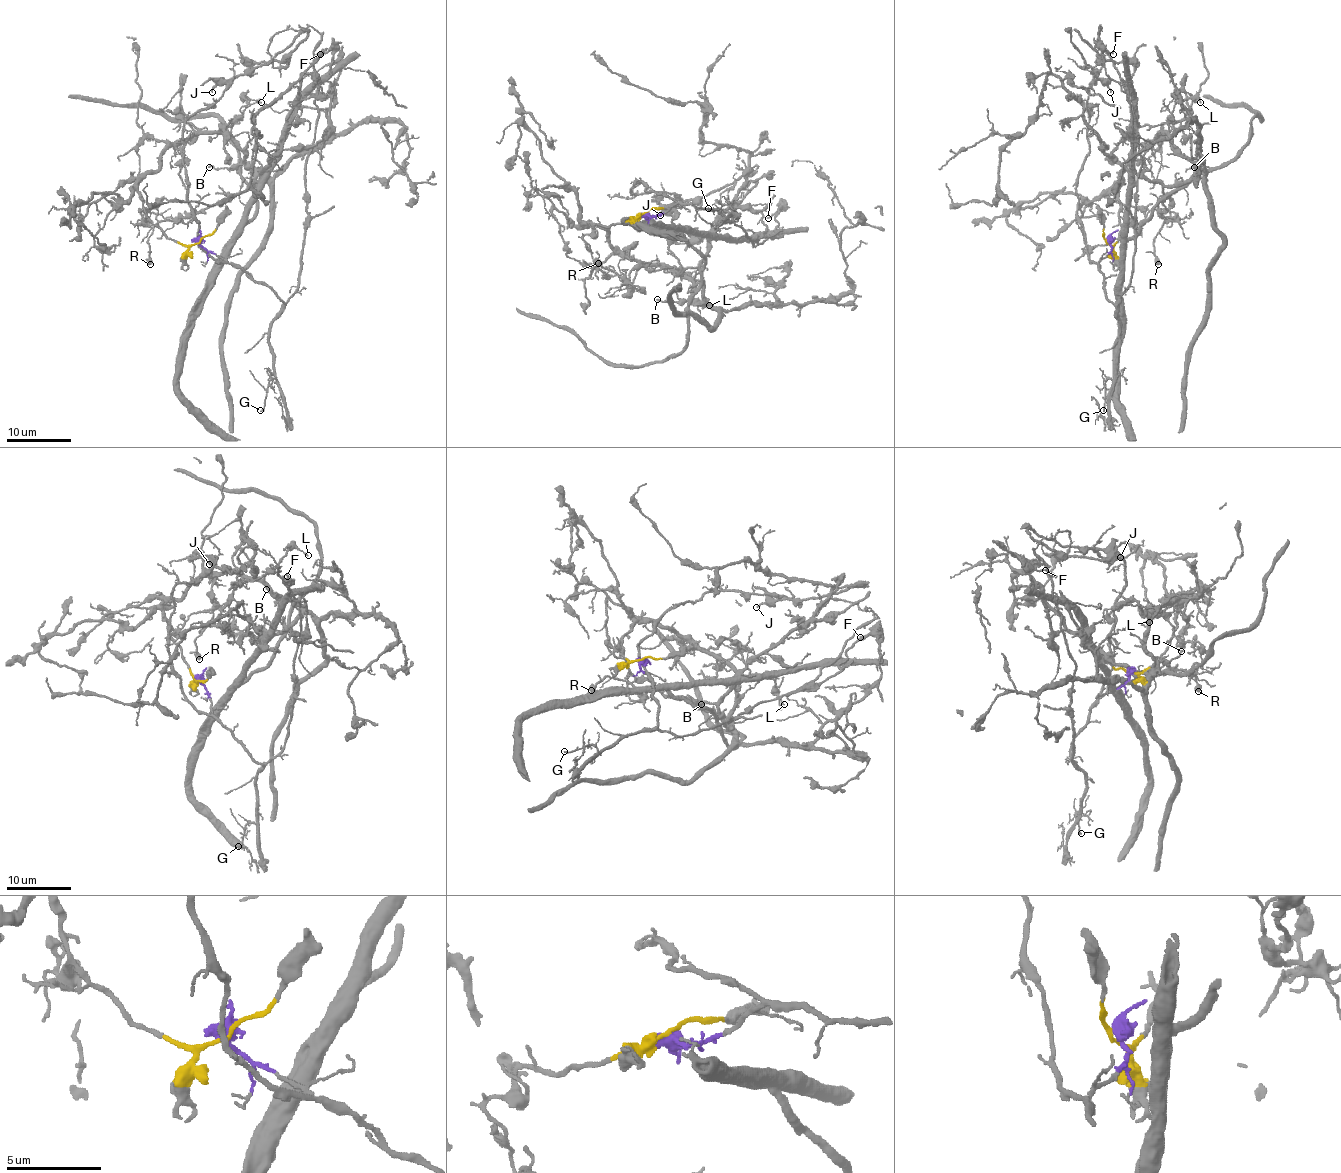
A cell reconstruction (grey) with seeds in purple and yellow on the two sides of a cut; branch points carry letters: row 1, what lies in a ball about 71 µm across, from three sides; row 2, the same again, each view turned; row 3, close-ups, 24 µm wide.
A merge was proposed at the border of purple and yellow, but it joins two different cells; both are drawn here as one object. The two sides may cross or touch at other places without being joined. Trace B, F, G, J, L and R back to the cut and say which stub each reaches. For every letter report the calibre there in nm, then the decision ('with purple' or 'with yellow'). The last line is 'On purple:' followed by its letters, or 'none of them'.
B: calibre 180 nm; with yellow
F: calibre 130 nm; with purple
G: calibre 180 nm; with purple
J: calibre 160 nm; with purple
L: calibre 150 nm; with yellow
R: calibre 600 nm; with yellow
On purple: F, G, J

